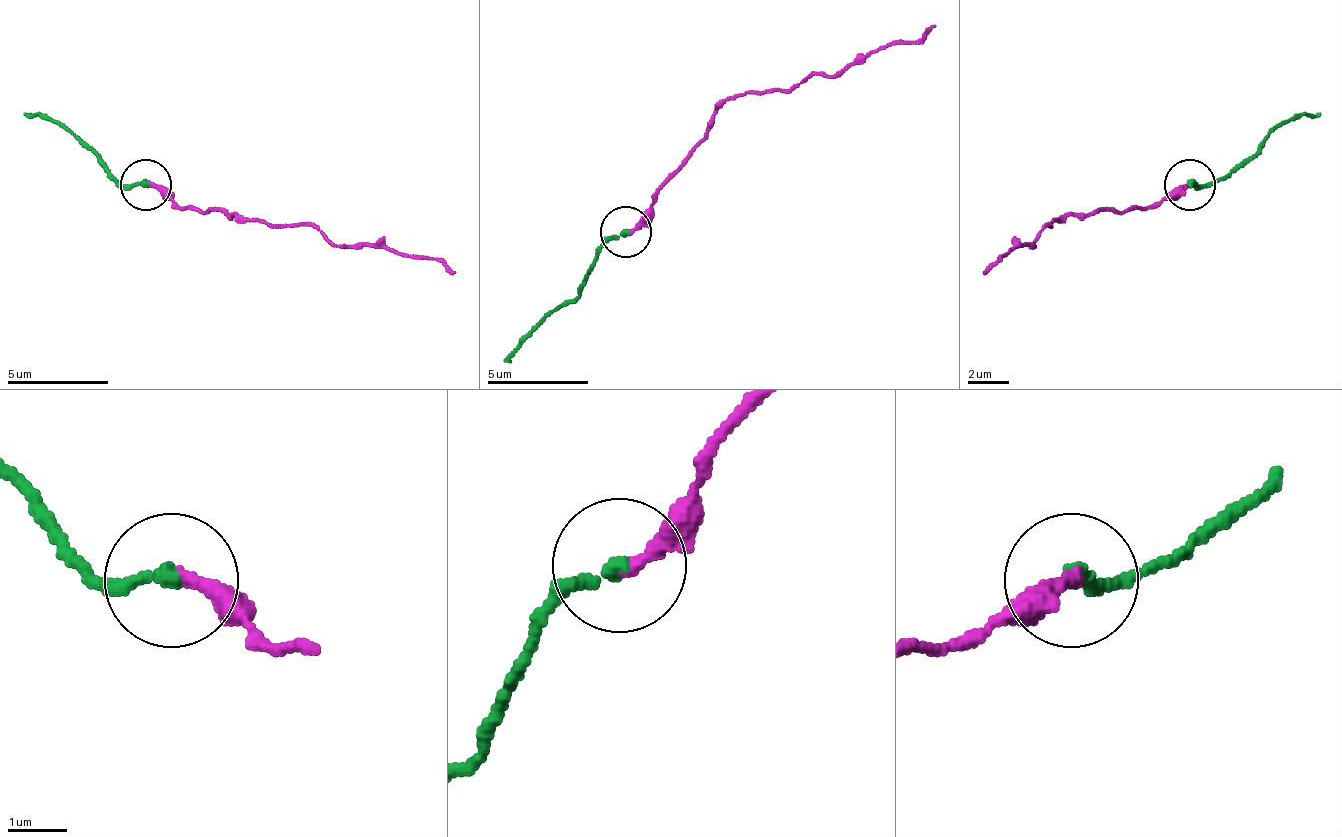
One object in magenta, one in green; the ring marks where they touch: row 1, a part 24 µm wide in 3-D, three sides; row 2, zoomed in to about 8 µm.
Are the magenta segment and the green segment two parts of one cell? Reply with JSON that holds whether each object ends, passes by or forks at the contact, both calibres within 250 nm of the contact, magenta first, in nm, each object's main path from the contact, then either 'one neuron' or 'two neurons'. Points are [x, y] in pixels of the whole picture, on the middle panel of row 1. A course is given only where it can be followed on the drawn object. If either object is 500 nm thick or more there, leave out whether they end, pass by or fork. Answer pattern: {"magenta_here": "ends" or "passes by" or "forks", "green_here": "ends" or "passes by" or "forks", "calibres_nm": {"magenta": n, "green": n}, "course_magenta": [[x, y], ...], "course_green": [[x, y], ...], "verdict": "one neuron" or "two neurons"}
{"magenta_here": "ends", "green_here": "ends", "calibres_nm": {"magenta": 240, "green": 260}, "course_magenta": [[627, 235], [657, 185], [728, 98], [795, 88], [820, 73], [835, 78], [881, 47], [922, 42], [937, 27]], "course_green": [[627, 230], [601, 251], [586, 286], [505, 363]], "verdict": "one neuron"}

